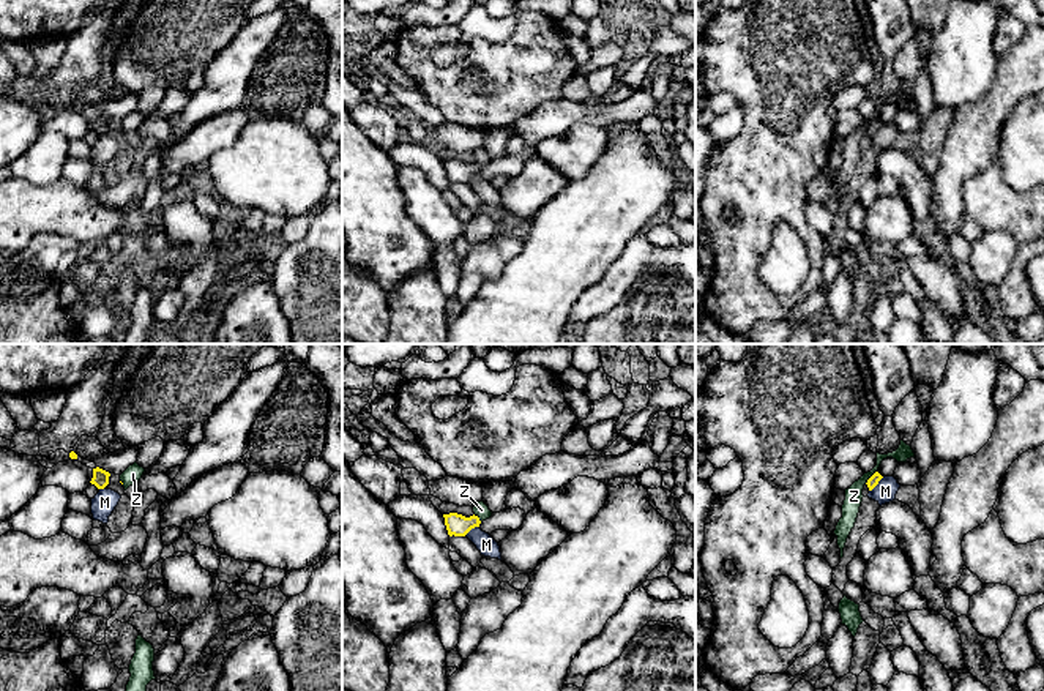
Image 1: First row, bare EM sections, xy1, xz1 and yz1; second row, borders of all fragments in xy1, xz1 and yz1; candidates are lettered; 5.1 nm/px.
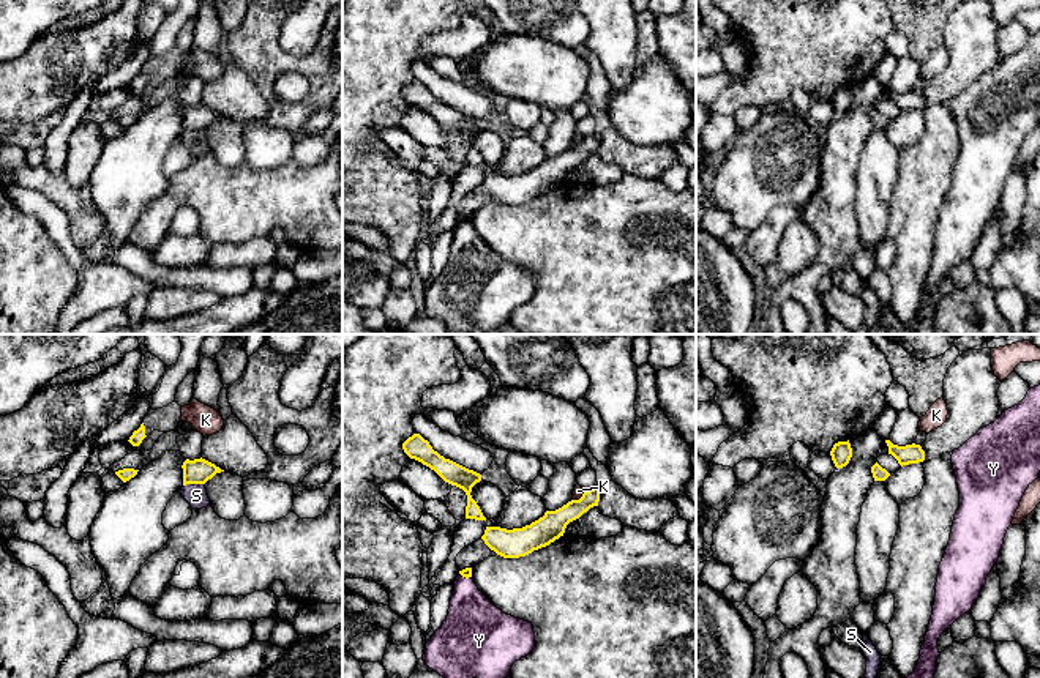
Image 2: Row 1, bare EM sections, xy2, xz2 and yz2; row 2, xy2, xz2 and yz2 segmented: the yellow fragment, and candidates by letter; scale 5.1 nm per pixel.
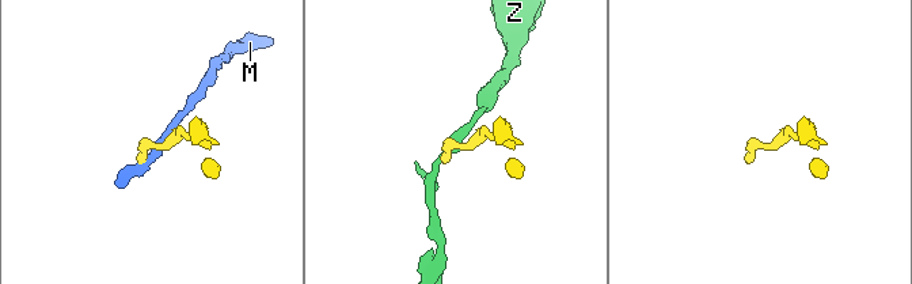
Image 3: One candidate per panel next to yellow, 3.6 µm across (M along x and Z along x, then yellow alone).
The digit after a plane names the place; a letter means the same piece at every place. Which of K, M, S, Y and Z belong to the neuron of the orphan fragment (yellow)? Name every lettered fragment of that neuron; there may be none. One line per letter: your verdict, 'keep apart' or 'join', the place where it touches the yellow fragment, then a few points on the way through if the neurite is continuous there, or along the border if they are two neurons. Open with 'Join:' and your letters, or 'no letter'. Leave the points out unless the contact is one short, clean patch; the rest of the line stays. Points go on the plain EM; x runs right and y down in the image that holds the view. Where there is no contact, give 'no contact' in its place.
Join: Y
K: keep apart; contact xz2 (581, 144); border xz2 (586, 137), (573, 147)
M: keep apart; contact yz1 (876, 131); border yz1 (883, 123), (869, 138)
S: keep apart; contact xy2 (193, 130); border xy2 (204, 130), (187, 130), (183, 133)
Y: join; contact xz2 (466, 224); way xz2 (466, 219), (466, 224), (466, 245), (474, 271)
Z: keep apart; contact yz1 (871, 123); border yz1 (877, 117), (865, 130)

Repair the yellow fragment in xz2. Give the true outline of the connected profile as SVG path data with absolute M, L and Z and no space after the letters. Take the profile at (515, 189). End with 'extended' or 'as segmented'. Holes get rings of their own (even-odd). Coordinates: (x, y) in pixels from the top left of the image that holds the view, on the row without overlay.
M593 134L579 147L571 147L556 158L546 158L543 164L522 175L486 173L481 186L503 205L526 203L563 183L567 172L598 153L598 148L600 134Z; as segmented

